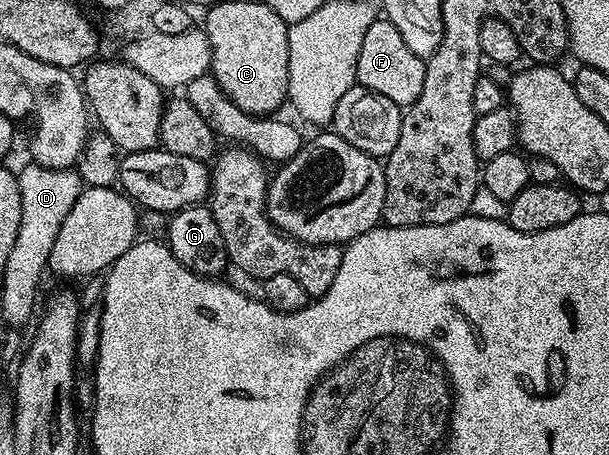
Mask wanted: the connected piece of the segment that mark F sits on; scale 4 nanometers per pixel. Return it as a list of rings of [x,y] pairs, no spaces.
[[[378,19],[371,23],[371,27],[367,27],[367,35],[363,35],[363,47],[359,47],[356,84],[379,91],[379,95],[391,99],[391,103],[408,107],[415,103],[415,99],[419,99],[423,91],[424,74],[425,61],[415,55],[411,47],[407,47],[395,23]]]

